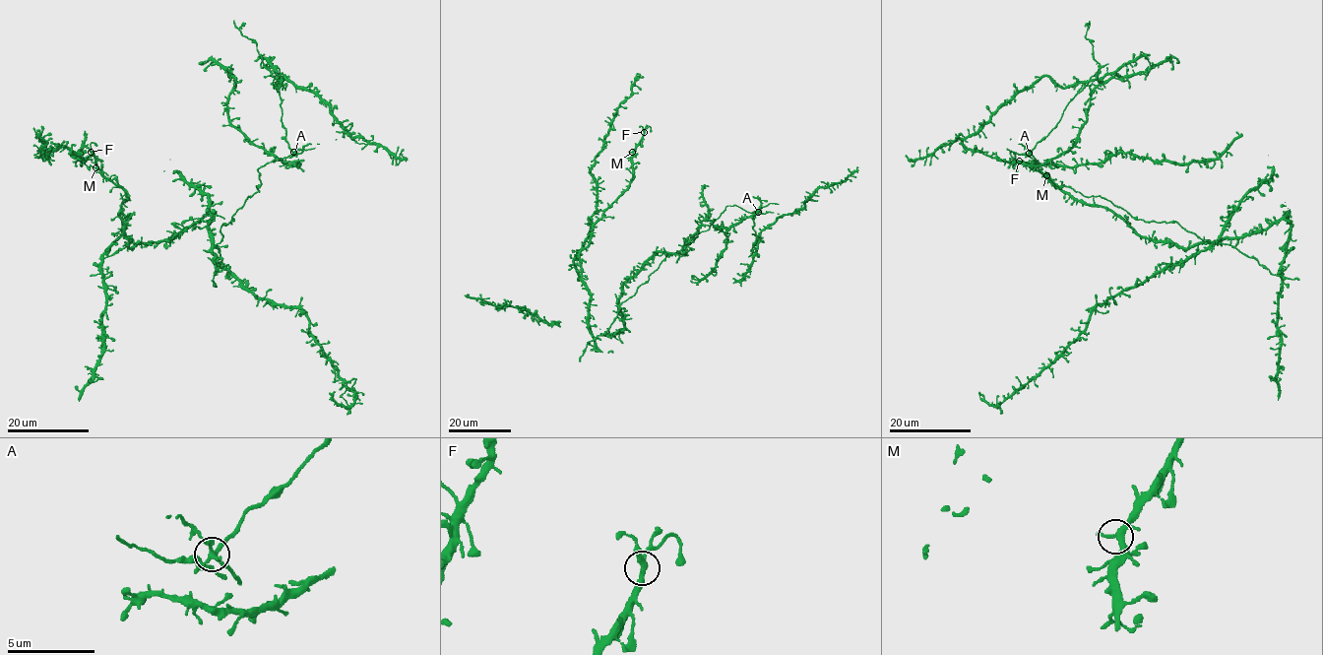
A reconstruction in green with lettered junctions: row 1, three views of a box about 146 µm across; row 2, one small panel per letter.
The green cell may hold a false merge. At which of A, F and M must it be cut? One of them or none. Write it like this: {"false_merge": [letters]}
{"false_merge": ["A"]}

